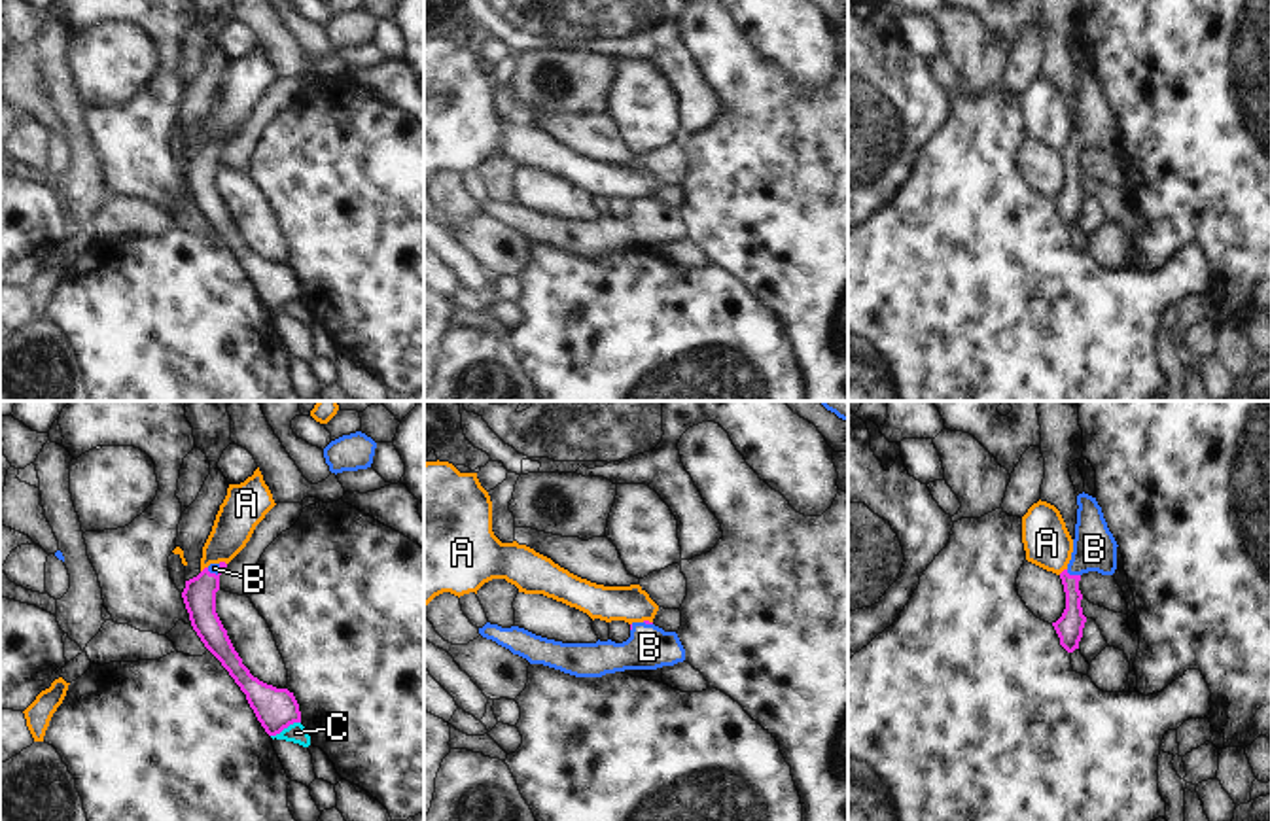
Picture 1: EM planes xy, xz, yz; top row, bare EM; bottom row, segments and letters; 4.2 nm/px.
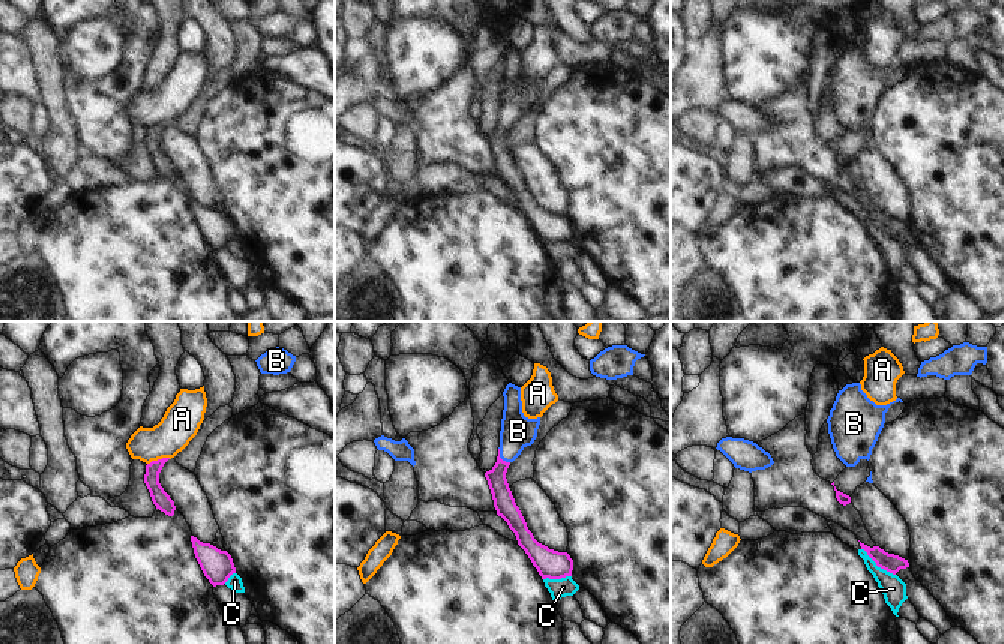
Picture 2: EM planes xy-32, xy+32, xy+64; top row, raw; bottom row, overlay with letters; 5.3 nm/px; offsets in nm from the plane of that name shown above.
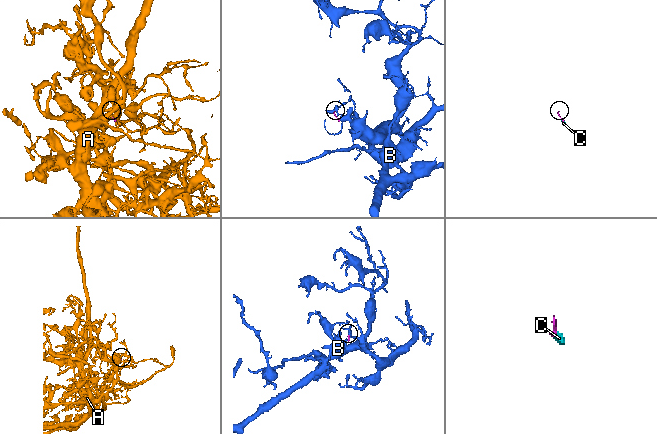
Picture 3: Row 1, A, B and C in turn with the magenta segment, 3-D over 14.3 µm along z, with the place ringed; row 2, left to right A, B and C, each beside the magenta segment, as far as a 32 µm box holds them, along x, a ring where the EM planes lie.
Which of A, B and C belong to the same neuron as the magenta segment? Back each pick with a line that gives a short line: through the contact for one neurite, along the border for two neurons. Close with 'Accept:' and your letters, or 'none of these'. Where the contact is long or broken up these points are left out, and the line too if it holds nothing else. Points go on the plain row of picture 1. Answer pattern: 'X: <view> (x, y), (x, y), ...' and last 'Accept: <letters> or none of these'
B: yz (1070, 201), (1074, 152), (1094, 125)
Accept: B

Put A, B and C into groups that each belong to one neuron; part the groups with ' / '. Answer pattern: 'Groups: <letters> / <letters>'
Groups: A / B / C

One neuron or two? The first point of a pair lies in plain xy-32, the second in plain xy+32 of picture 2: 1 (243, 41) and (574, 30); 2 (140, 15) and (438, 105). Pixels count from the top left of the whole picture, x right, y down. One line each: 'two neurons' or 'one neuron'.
1: one neuron
2: one neuron

